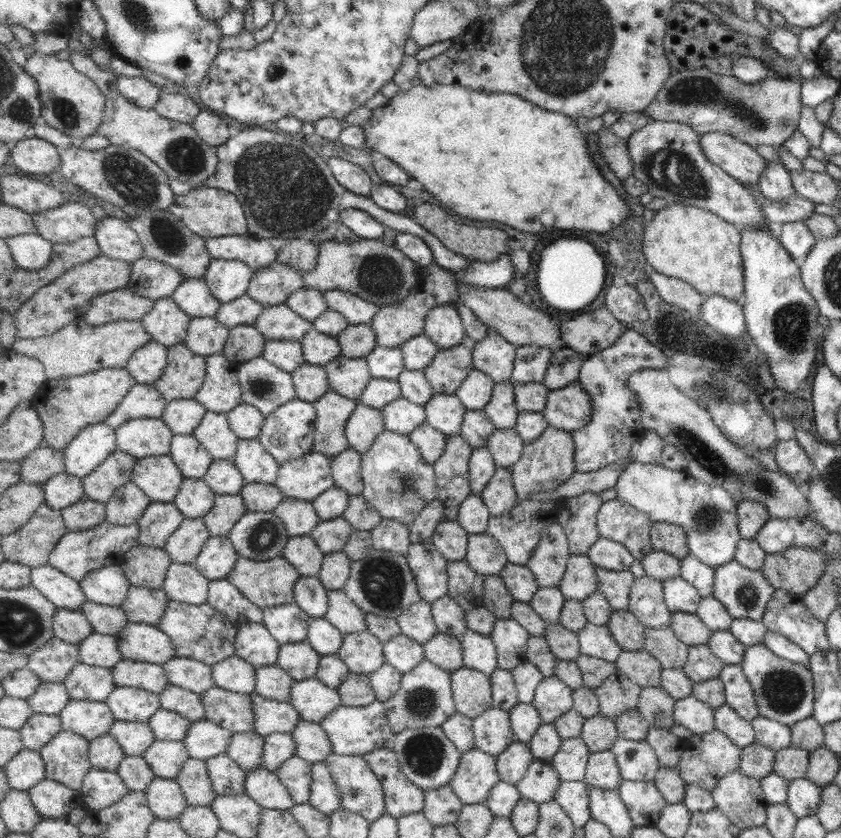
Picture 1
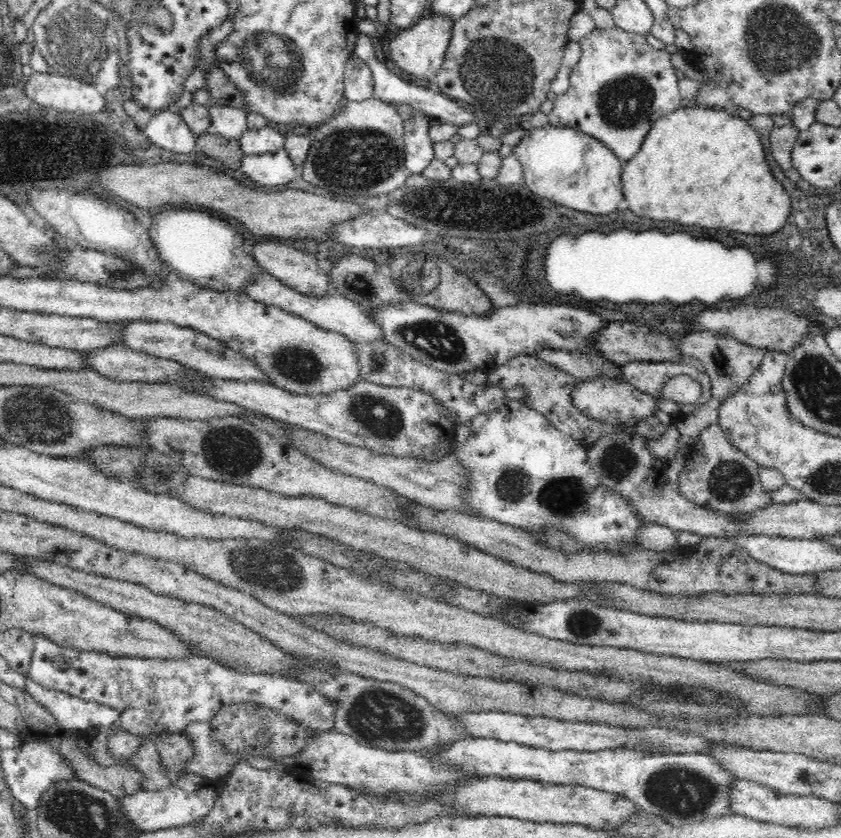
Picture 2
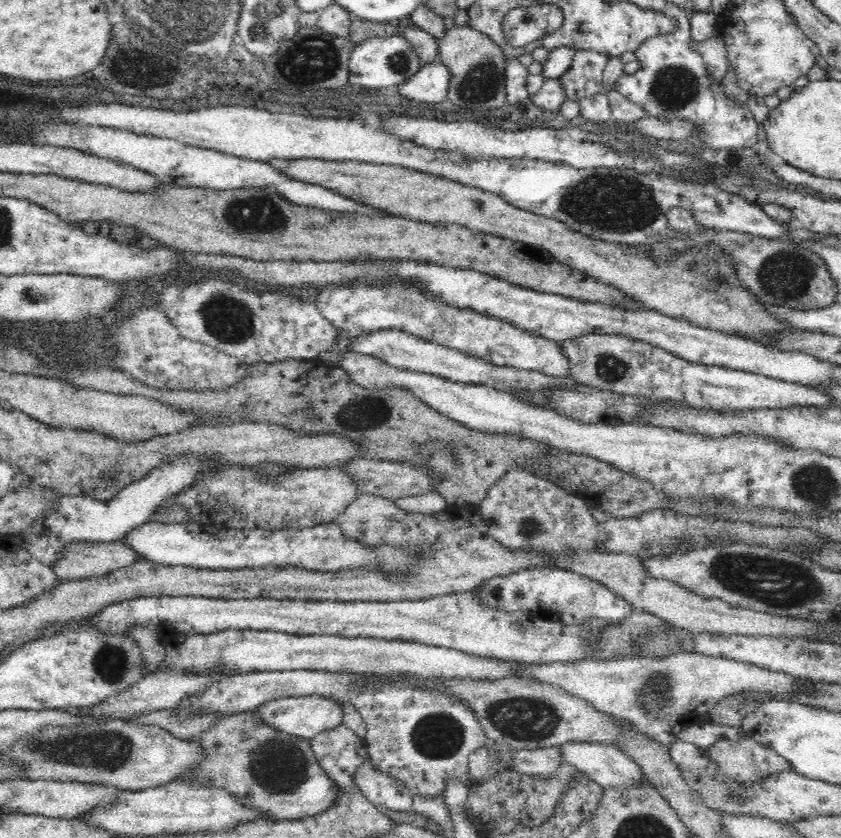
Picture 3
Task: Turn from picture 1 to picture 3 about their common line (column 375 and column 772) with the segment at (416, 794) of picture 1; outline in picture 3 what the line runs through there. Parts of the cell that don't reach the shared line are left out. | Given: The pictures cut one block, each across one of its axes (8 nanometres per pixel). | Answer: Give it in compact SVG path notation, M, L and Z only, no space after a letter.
M748 736L739 742L718 739L715 743L712 743L710 753L715 760L719 761L722 769L726 773L730 773L732 777L735 777L735 780L758 781L762 776L768 776L769 773L780 772L784 768L791 770L790 763L786 759L782 759L772 749Z

